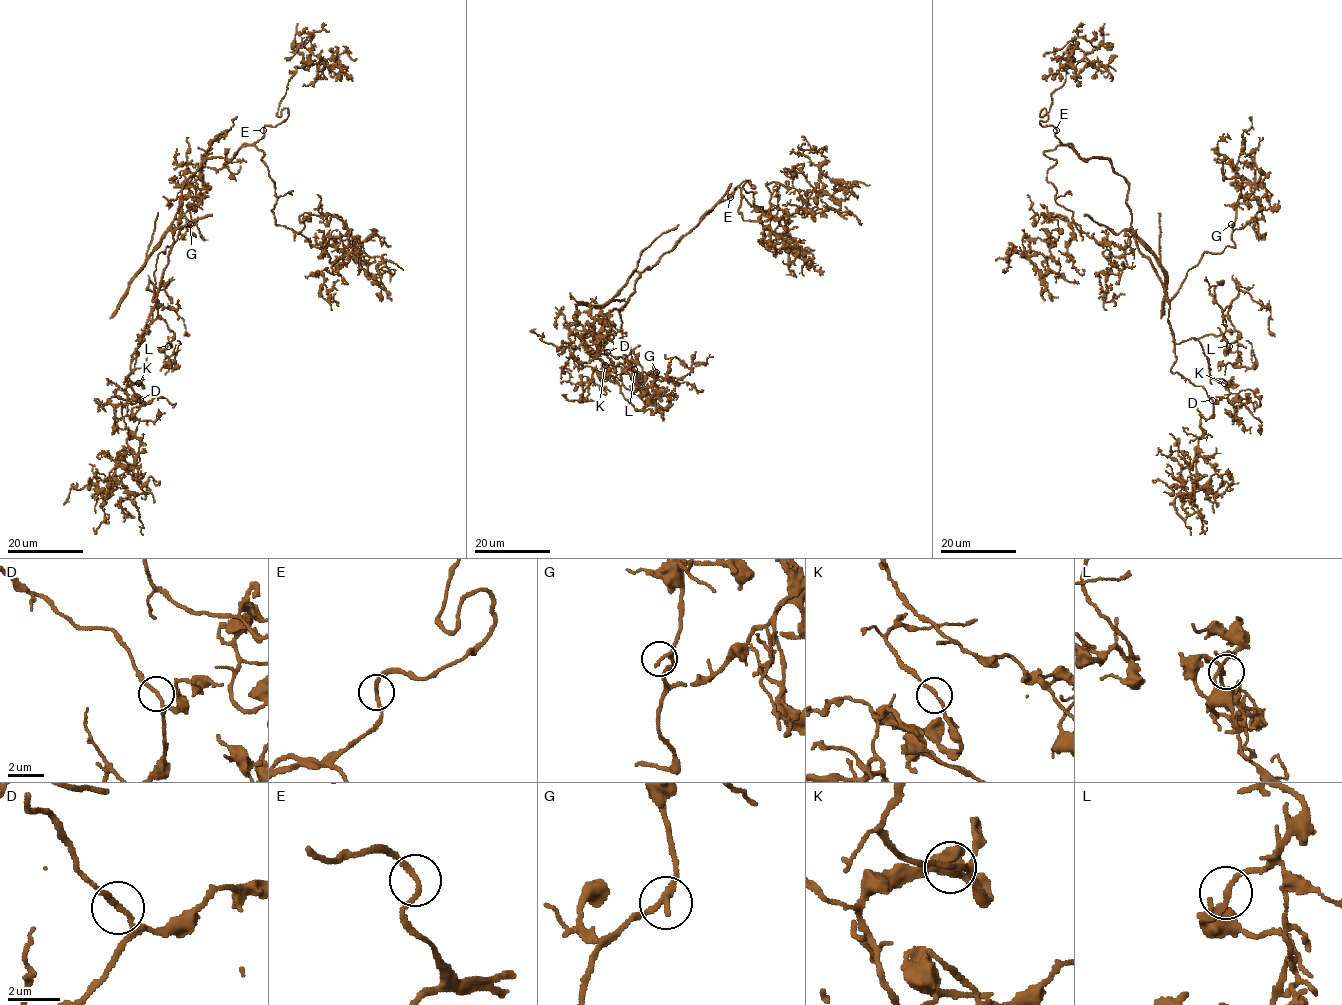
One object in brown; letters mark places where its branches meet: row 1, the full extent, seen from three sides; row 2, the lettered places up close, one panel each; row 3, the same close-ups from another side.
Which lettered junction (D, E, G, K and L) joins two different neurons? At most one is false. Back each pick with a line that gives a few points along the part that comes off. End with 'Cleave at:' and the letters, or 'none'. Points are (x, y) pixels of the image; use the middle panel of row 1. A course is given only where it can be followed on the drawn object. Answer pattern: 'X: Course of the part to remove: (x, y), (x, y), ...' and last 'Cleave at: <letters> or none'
Cleave at: none

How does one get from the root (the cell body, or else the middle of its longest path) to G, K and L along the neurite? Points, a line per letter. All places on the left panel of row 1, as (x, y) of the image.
G: (190, 176), (171, 224), (173, 242), (152, 301), (158, 255), (166, 253), (166, 247), (189, 223)
K: (190, 176), (171, 224), (173, 242), (154, 310), (139, 343), (144, 340), (131, 355), (129, 378), (138, 383)
L: (190, 176), (140, 344), (137, 334), (159, 316), (174, 334), (168, 346)

